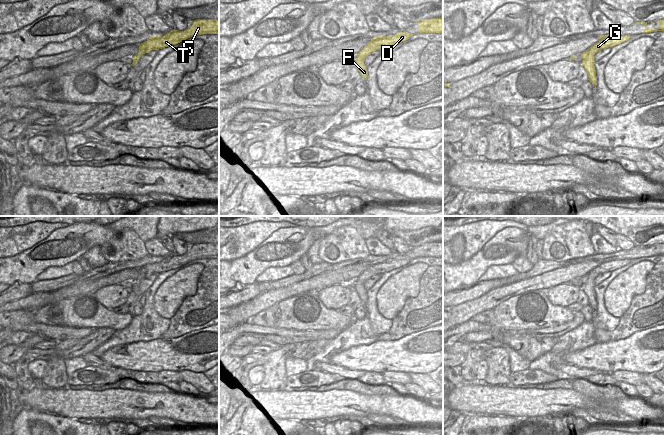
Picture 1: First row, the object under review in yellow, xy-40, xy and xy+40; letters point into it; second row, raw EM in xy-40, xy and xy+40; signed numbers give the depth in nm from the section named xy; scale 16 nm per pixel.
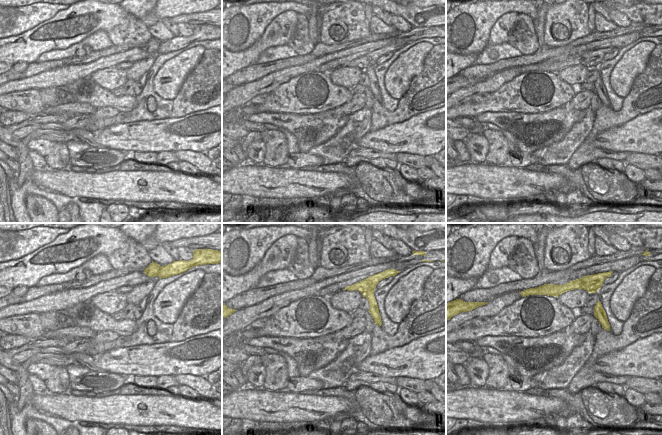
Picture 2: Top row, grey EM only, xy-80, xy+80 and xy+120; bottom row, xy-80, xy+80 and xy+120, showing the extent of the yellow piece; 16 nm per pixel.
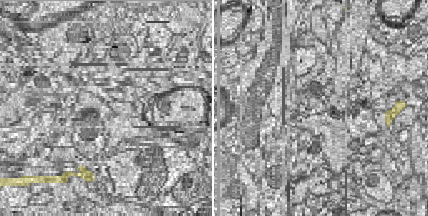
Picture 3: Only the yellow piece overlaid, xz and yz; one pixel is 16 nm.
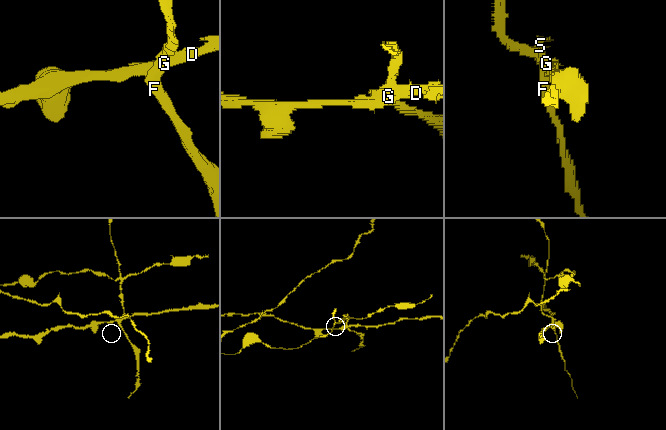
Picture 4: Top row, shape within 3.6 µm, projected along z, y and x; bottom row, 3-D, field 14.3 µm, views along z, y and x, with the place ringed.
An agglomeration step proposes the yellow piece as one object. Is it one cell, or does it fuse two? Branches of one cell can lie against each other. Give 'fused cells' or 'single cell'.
fused cells

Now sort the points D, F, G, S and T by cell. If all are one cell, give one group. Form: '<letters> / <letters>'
D G S T / F

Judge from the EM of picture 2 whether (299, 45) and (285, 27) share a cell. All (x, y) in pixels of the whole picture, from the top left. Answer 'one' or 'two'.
two

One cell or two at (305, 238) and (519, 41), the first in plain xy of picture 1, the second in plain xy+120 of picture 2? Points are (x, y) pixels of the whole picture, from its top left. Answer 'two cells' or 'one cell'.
two cells

